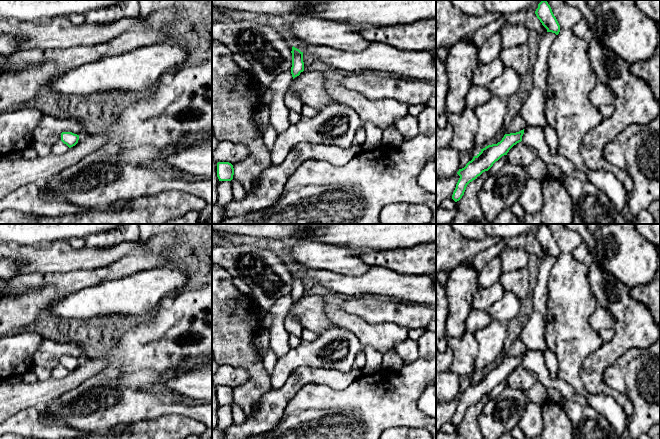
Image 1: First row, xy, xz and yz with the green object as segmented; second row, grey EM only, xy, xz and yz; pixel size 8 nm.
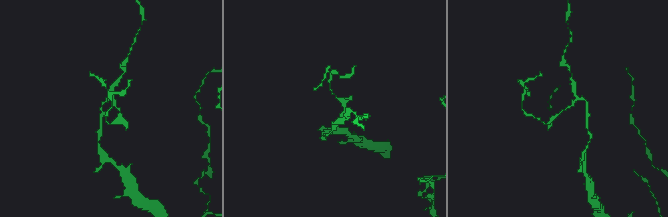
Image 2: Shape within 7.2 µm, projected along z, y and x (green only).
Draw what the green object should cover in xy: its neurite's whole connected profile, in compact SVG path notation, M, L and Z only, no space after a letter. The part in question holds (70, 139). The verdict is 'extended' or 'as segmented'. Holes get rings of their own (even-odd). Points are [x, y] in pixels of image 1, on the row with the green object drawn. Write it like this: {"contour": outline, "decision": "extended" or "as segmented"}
{"contour": "M62 132L61 141L66 144L69 148L75 146L78 143L79 135L72 132Z", "decision": "as segmented"}

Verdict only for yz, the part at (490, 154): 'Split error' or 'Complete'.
Complete

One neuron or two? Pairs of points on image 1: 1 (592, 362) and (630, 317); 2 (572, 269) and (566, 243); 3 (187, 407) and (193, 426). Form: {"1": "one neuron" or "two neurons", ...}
{"1": "one neuron", "2": "one neuron", "3": "two neurons"}

